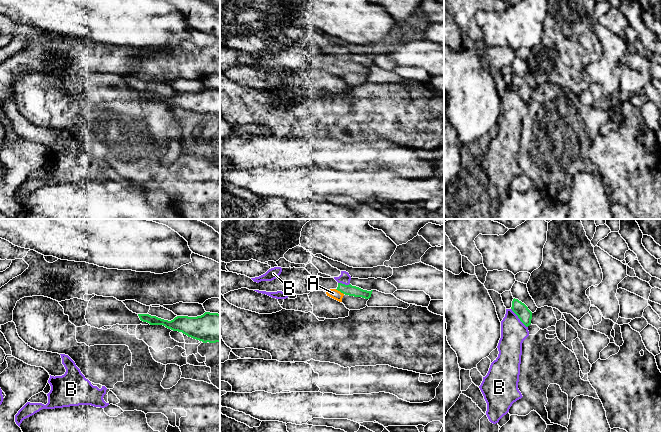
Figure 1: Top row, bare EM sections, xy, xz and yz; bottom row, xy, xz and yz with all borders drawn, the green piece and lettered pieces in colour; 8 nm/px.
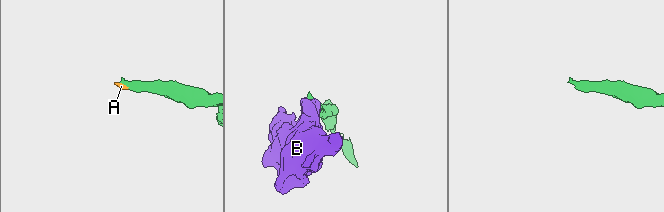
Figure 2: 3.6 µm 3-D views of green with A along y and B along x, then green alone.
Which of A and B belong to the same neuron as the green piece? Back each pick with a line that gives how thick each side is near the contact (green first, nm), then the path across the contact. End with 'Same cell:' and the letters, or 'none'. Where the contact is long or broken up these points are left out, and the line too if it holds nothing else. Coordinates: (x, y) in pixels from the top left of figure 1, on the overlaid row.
A: Thickness 90 nm (green) against 80 nm. Path across: xz (350, 290), (339, 290), (333, 293)
Same cell: A

